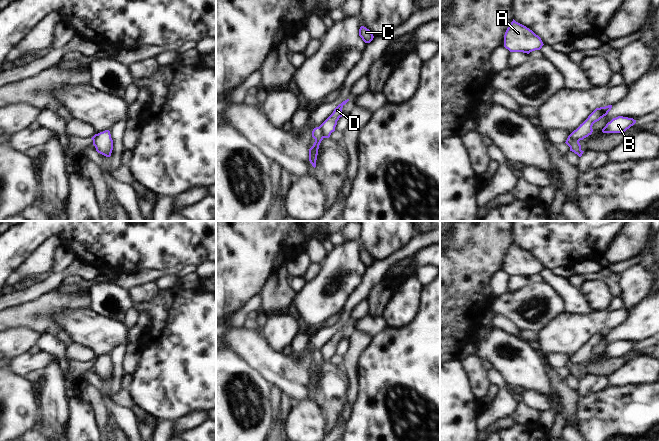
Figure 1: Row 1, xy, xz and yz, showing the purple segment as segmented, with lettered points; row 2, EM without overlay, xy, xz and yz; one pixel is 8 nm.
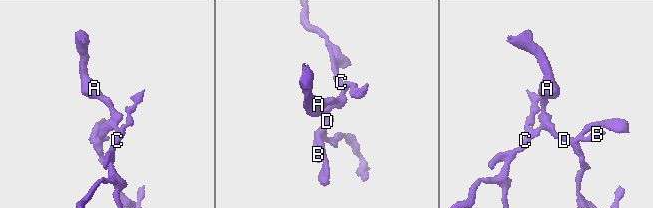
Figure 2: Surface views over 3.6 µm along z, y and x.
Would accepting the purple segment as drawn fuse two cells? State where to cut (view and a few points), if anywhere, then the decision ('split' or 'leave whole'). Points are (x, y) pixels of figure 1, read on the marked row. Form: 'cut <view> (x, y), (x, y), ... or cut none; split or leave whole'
cut xz (319, 126), (323, 137); split

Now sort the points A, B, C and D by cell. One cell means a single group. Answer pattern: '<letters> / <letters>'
A C D / B

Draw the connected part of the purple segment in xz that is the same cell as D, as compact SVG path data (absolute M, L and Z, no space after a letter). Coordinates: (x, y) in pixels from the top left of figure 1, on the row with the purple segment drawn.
M349 99L339 104L334 109L333 113L319 126L322 131L323 138L329 138L331 133L335 131L337 121L343 116L342 108L348 101Z

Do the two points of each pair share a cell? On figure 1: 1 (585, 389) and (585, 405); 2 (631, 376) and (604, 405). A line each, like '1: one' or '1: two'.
1: two
2: two

